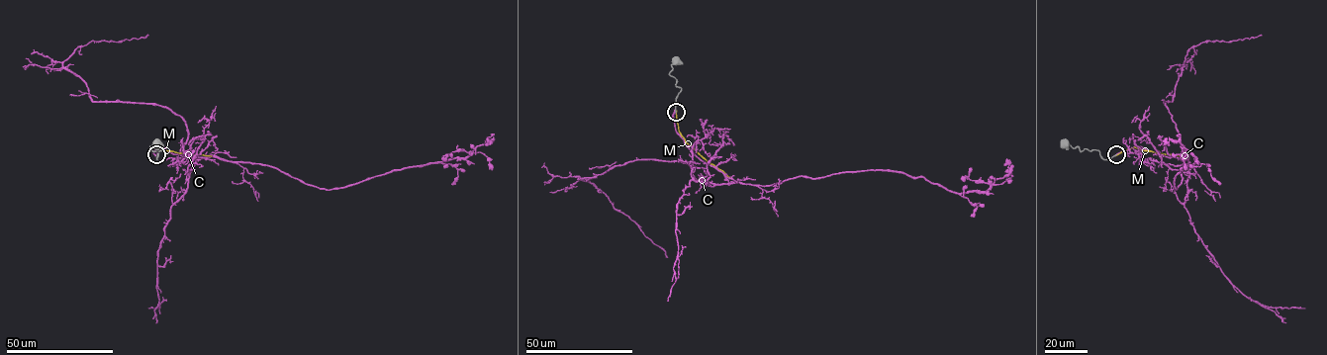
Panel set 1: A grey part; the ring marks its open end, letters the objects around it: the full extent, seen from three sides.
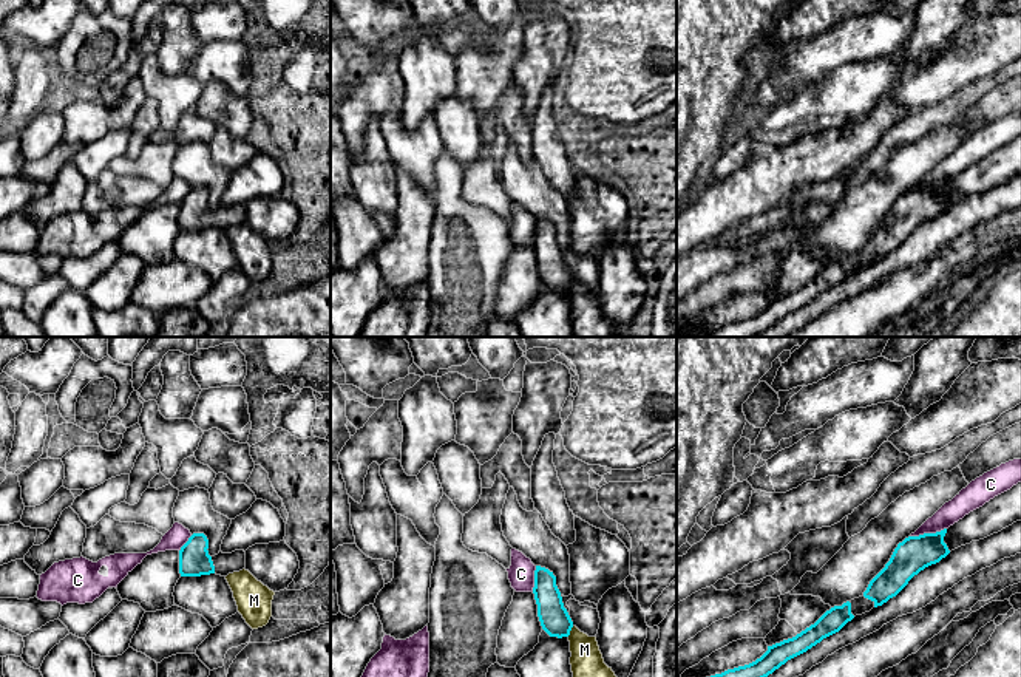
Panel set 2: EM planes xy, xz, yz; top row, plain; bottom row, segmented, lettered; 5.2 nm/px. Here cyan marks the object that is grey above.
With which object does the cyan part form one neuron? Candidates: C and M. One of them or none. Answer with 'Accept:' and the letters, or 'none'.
Accept: none

